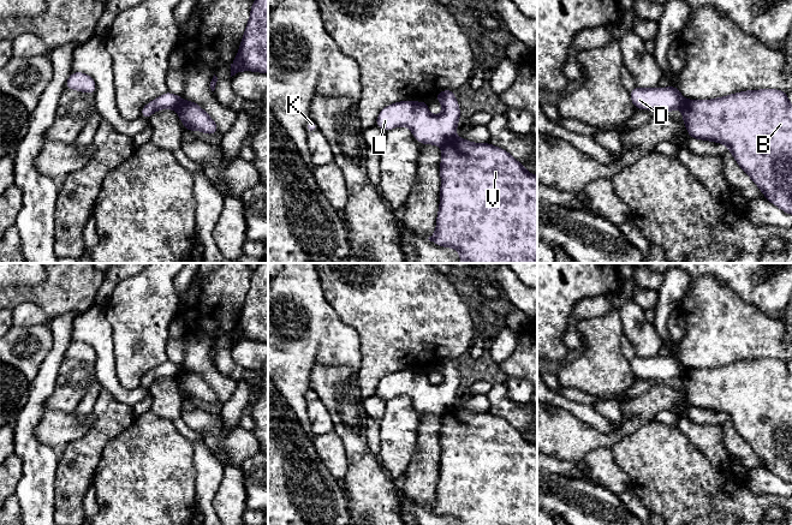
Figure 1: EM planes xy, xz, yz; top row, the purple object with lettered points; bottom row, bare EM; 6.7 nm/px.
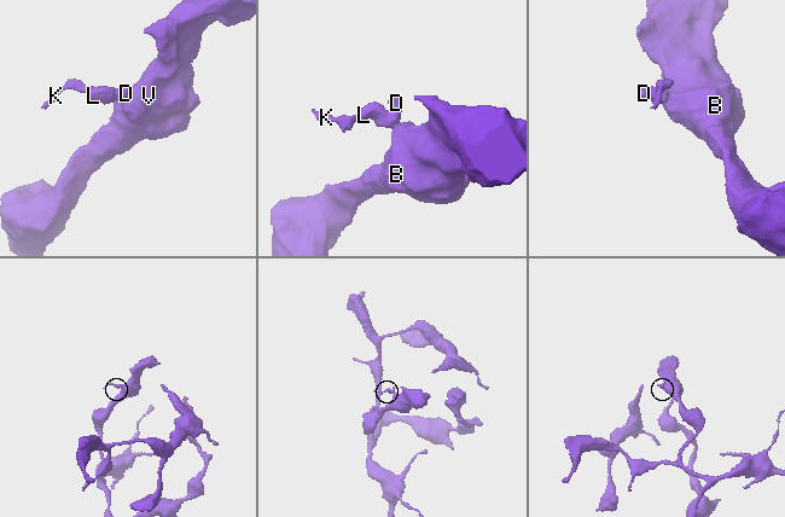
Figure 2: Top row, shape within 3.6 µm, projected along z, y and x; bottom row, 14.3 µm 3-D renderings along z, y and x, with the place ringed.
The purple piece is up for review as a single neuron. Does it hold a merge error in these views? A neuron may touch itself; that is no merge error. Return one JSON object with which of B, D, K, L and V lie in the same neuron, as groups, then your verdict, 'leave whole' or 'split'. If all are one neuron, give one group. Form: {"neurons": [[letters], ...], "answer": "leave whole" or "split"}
{"neurons": [["B", "V"], ["D", "K", "L"]], "answer": "split"}

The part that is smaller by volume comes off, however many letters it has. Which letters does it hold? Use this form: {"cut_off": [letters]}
{"cut_off": ["D", "K", "L"]}

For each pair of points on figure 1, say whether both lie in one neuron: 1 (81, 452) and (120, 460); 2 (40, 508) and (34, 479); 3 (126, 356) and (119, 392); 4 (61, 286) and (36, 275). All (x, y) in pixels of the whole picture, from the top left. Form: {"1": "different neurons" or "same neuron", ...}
{"1": "different neurons", "2": "same neuron", "3": "different neurons", "4": "different neurons"}

